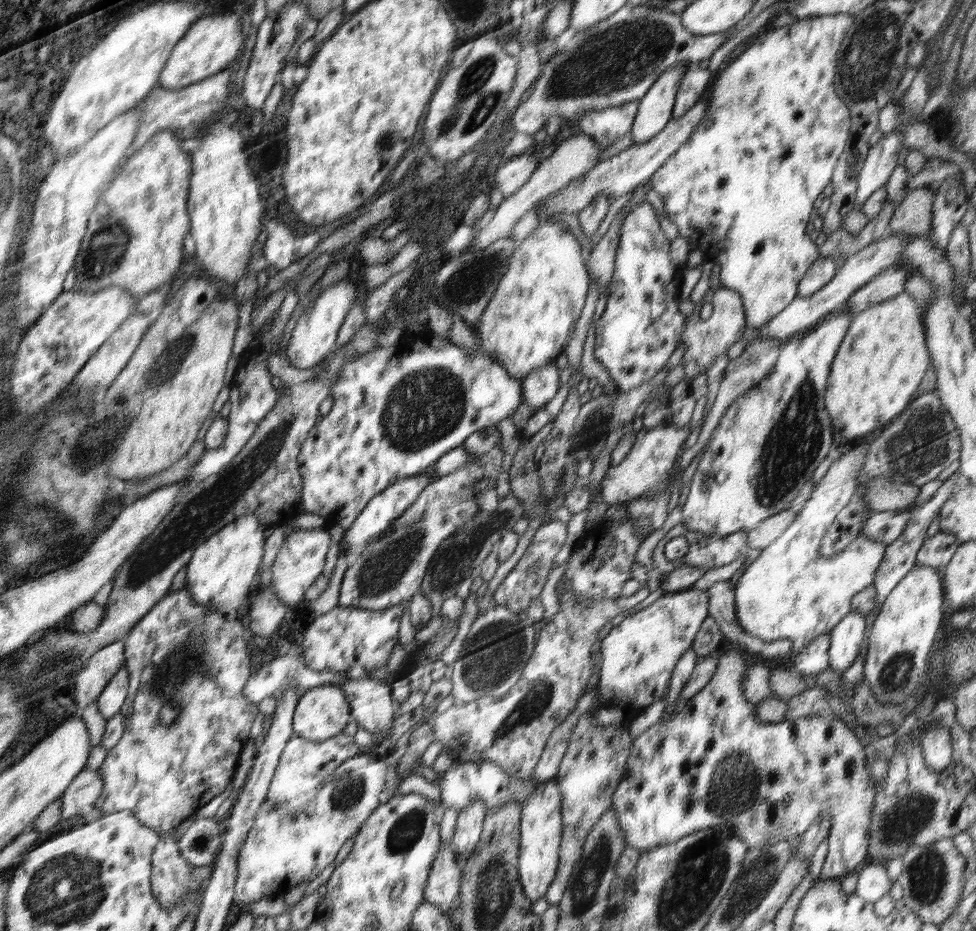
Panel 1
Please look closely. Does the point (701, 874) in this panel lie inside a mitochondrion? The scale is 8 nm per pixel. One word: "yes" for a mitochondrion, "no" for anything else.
yes

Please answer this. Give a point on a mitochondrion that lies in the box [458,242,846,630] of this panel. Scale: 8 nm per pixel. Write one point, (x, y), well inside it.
(794, 439)

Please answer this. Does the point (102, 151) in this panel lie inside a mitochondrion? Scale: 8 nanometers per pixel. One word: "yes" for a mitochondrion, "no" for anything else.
no

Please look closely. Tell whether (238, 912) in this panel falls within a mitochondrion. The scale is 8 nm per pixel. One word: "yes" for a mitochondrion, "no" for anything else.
no

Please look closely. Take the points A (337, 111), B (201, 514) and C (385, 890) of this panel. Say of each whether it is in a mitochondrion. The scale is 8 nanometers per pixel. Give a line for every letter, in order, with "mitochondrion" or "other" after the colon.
A: other
B: mitochondrion
C: other

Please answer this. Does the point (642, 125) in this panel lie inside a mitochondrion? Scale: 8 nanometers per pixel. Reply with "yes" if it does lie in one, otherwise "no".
no

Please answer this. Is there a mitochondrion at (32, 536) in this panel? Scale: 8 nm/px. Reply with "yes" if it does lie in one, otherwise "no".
yes

